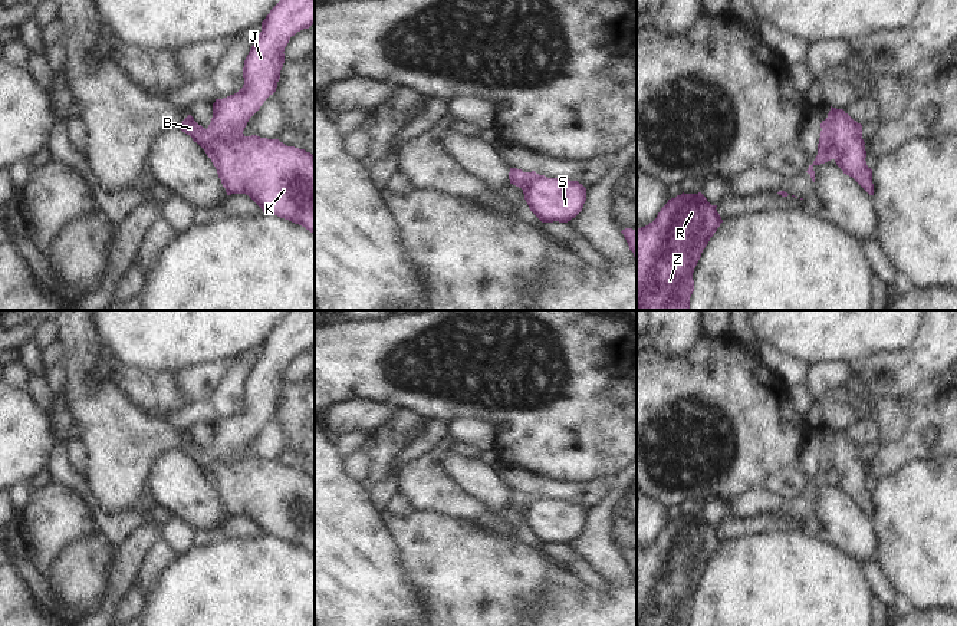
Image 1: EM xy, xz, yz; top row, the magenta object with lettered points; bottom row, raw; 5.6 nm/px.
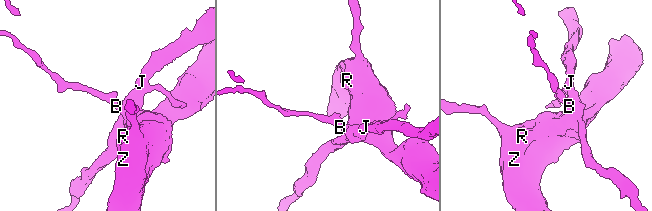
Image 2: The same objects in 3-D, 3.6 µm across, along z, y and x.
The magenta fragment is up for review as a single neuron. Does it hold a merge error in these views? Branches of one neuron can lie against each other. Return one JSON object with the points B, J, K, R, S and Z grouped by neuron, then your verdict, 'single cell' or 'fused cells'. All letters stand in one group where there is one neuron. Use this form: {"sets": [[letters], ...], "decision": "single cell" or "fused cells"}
{"sets": [["B", "K", "R", "Z"], ["J", "S"]], "decision": "fused cells"}

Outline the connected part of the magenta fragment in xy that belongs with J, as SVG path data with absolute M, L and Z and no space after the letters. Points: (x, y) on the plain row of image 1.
M287 310L283 320L262 343L259 360L251 368L243 389L243 409L227 419L216 421L213 439L207 452L221 464L240 462L249 441L260 431L264 422L276 414L280 392L285 385L285 369L292 358L315 345L315 310Z

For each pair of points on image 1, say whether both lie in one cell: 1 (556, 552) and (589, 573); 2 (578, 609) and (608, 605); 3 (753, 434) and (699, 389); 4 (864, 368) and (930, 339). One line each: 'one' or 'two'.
1: one
2: one
3: one
4: one

